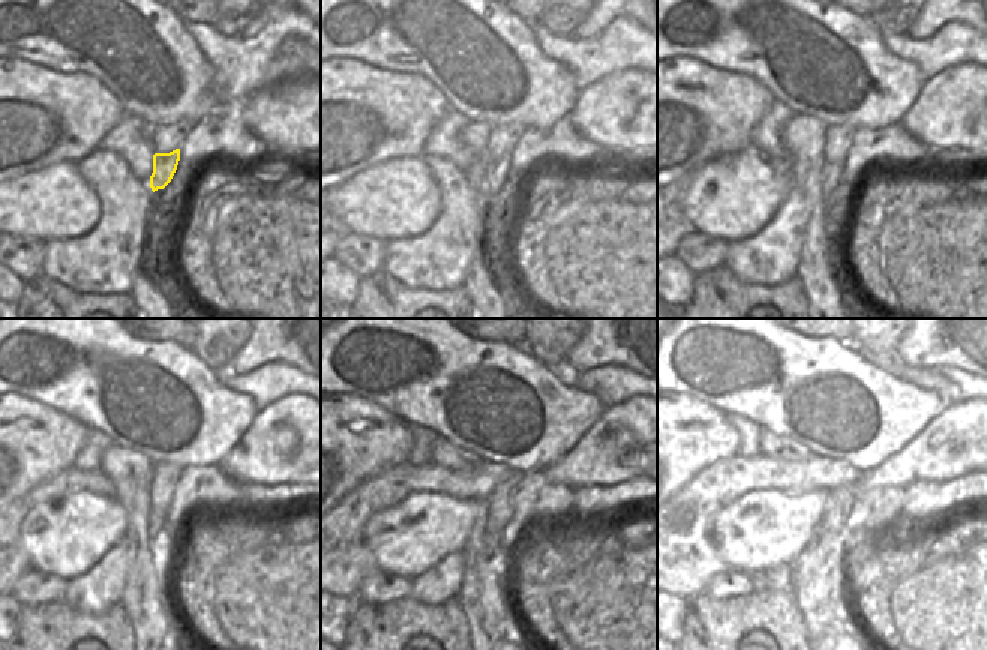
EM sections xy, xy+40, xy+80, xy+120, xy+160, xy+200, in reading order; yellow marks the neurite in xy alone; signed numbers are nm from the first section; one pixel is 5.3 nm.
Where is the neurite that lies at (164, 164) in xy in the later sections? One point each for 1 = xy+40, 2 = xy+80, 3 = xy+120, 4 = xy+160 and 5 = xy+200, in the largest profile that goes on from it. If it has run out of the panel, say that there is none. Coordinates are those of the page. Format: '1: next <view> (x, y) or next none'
1: next xy+40 (497, 170)
2: next xy+80 (831, 171)
3: next xy+120 (156, 521)
4: next xy+160 (497, 542)
5: next xy+200 (821, 554)

